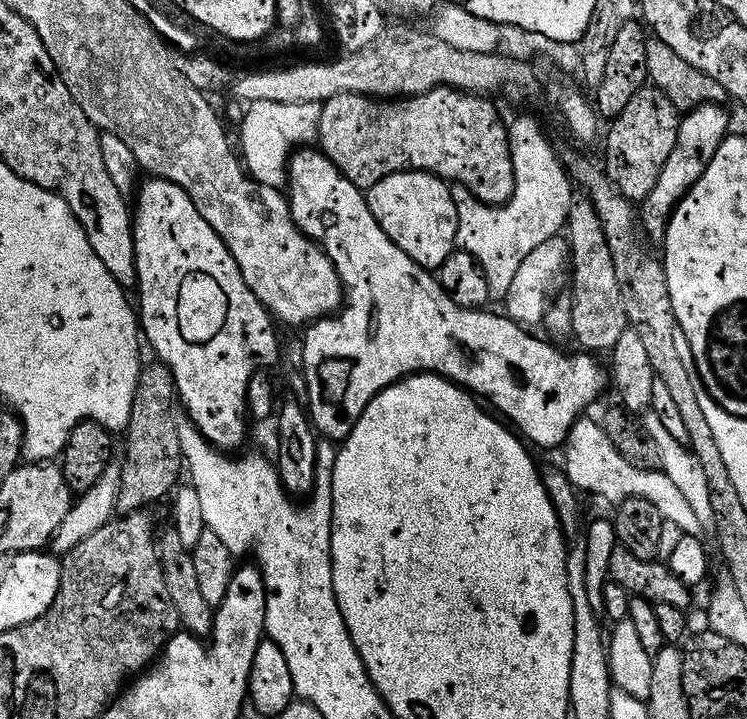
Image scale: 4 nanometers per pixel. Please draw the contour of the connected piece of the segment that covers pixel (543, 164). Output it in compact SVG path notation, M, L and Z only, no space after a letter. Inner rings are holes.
M516 116L507 125L508 145L512 155L512 166L516 185L512 191L512 197L499 206L483 204L477 200L474 194L468 192L466 186L458 183L451 185L454 206L456 207L456 242L463 251L468 252L482 266L482 274L486 274L486 286L490 286L490 297L496 302L503 301L522 258L539 246L546 238L557 235L565 227L568 207L574 195L570 177L564 170L557 149L552 149L548 136L544 133L539 122L532 116Z

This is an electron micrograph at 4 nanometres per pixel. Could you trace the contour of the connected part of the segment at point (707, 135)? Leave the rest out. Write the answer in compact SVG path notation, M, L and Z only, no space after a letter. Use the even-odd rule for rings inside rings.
M703 104L681 115L678 138L674 138L674 150L670 150L670 158L662 162L662 174L658 174L658 182L654 182L650 194L646 194L646 198L638 204L638 223L649 241L663 241L668 220L678 202L688 193L690 186L702 178L702 170L706 170L710 158L714 158L714 150L718 150L725 136L729 135L726 109L718 104Z

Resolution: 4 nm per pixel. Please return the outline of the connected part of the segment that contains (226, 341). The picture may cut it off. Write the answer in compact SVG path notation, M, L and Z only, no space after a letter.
M159 178L141 179L134 193L132 233L134 234L134 254L136 255L135 291L137 293L140 292L140 308L138 304L139 331L142 333L146 344L146 339L148 339L149 346L156 351L155 359L159 361L159 363L166 365L170 370L172 381L176 383L176 395L179 403L184 403L184 408L188 411L185 412L187 419L192 421L194 427L205 436L209 444L215 444L216 447L221 450L236 450L232 448L238 447L239 444L243 442L244 435L248 432L249 421L246 419L248 410L248 403L246 402L246 382L254 373L268 366L264 364L272 364L276 360L276 332L272 329L273 321L270 319L270 313L268 309L260 303L260 299L250 290L250 286L246 286L246 282L238 270L238 262L234 262L230 250L222 242L222 238L219 234L210 226L210 222L206 222L206 218L202 218L202 214L198 214L194 202L190 198L190 194L186 194L186 190L182 190L182 186L178 186L169 180L161 180Z

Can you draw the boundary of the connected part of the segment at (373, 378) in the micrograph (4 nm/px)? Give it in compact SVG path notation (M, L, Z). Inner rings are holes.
M304 146L299 150L293 151L288 161L286 176L288 179L286 184L286 195L294 222L315 244L320 245L320 249L328 255L330 262L334 262L334 266L338 270L338 278L346 289L342 307L339 311L333 315L324 317L322 320L317 320L307 325L302 332L305 344L305 360L302 367L302 374L304 374L304 384L308 387L306 411L311 419L313 429L315 429L323 439L333 442L344 441L350 434L354 422L358 422L362 410L366 410L366 406L381 392L381 390L386 386L396 383L398 380L403 380L406 376L414 376L421 372L430 372L438 376L446 377L447 380L460 385L461 388L475 394L477 397L485 396L485 398L497 408L495 411L499 413L501 417L509 416L509 418L513 420L511 423L514 425L515 431L519 433L529 445L537 444L540 448L557 447L556 449L559 449L561 445L567 441L568 432L571 430L572 425L576 423L581 413L583 413L580 411L599 394L600 387L606 384L605 369L603 372L603 370L596 365L595 358L597 357L595 355L580 354L582 356L566 356L564 353L559 352L554 345L547 344L547 342L552 343L547 339L544 339L544 341L539 340L536 336L531 336L531 334L528 333L531 331L529 331L527 327L517 324L508 315L501 314L499 311L496 313L479 308L463 308L455 304L446 294L446 290L442 290L442 286L436 281L435 275L418 262L414 262L414 258L410 258L410 254L406 254L406 250L399 248L399 246L384 233L382 226L378 226L374 214L370 214L367 195L365 195L361 189L356 188L354 182L350 182L343 176L343 174L324 157L323 152L317 150L315 147Z

